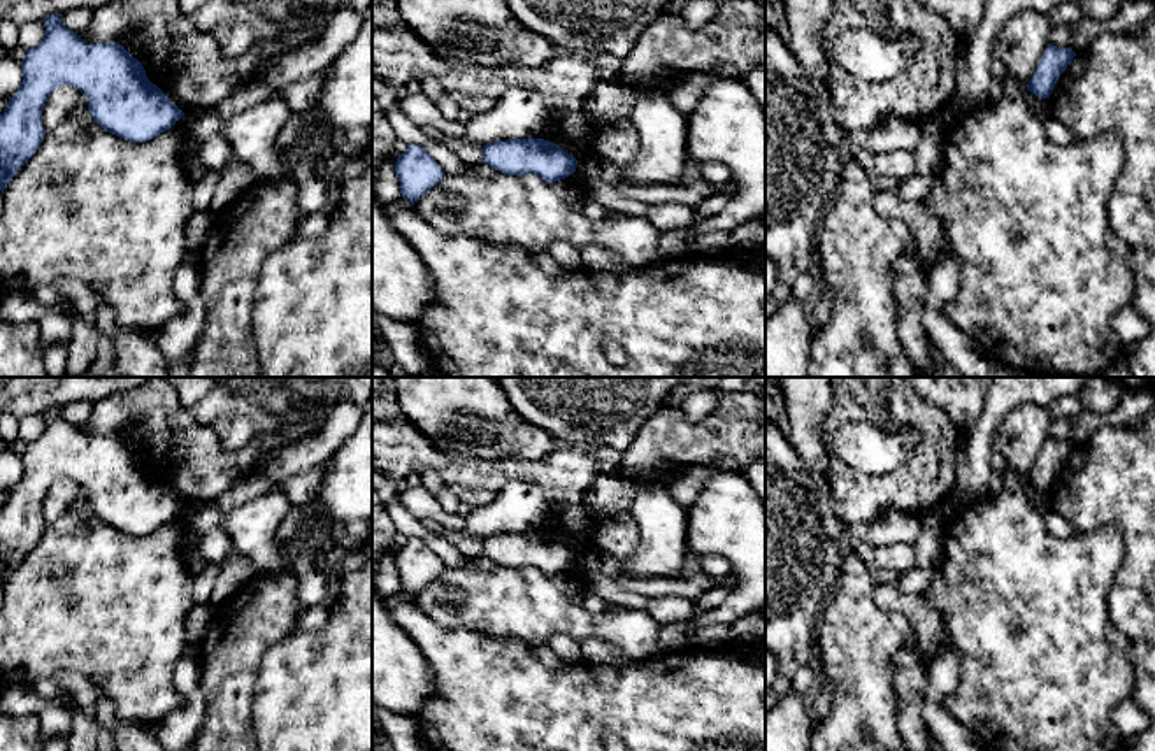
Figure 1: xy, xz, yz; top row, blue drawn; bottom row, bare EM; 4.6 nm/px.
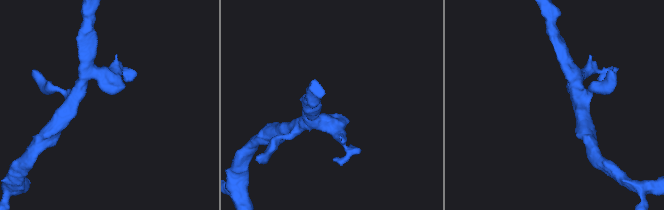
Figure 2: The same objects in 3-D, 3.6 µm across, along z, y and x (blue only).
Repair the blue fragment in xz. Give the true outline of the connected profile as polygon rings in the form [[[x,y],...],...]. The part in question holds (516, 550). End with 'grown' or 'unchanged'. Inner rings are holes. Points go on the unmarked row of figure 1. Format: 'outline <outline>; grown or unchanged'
outline [[[509,532],[483,539],[483,556],[504,569],[539,569],[556,576],[576,565],[578,553],[544,532]]]; unchanged

